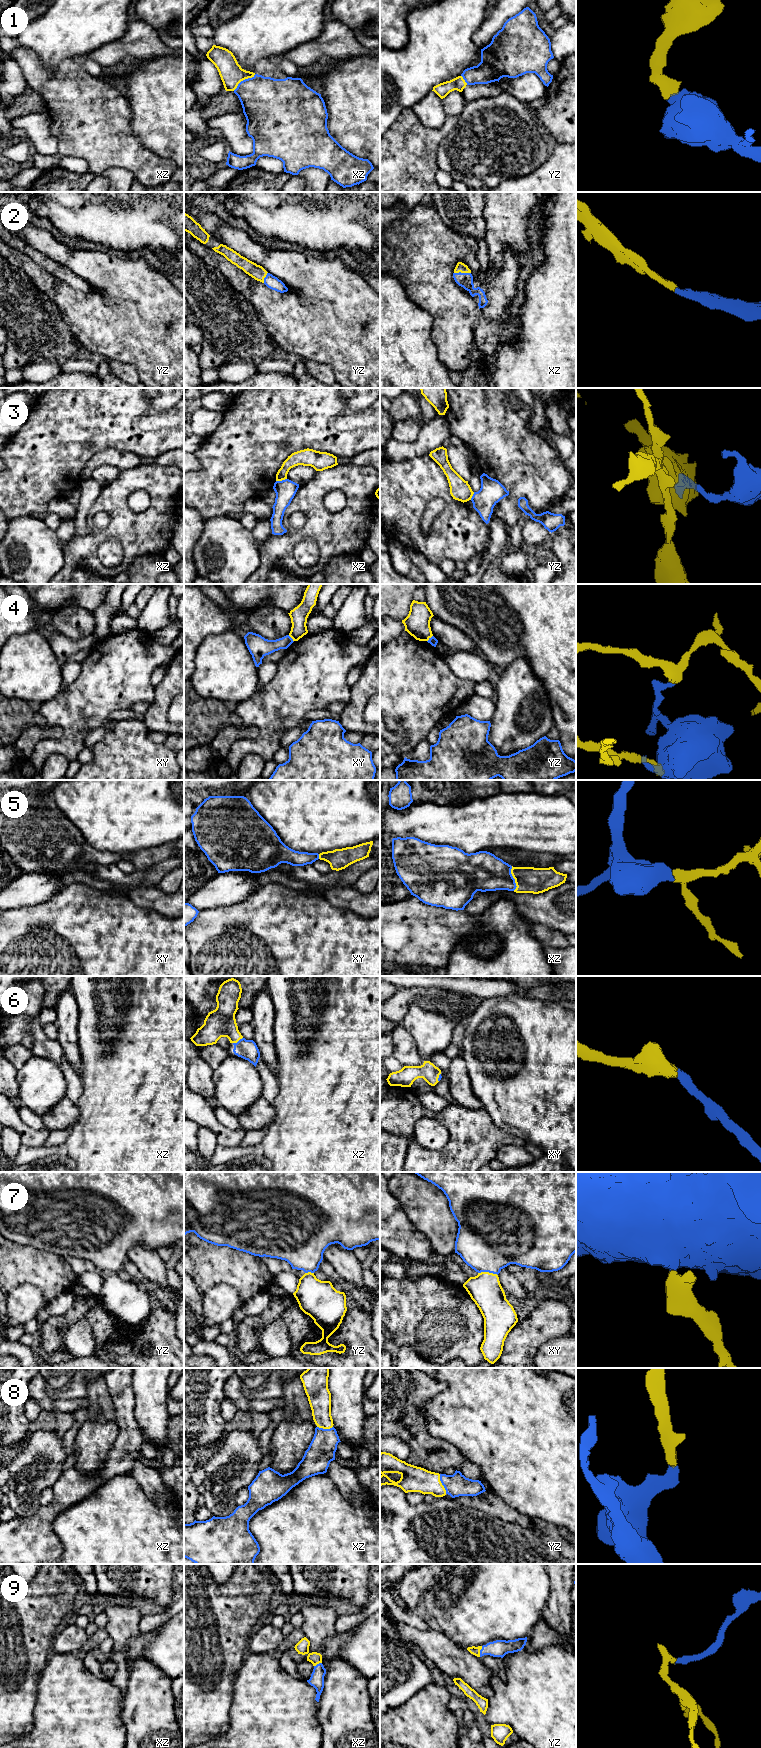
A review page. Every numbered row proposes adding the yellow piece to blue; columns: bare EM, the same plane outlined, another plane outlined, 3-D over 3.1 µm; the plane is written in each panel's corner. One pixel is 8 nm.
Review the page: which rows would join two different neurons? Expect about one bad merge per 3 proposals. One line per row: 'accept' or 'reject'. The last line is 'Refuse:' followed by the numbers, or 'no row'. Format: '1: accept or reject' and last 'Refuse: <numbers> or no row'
1: accept
2: accept
3: reject
4: reject
5: accept
6: accept
7: accept
8: accept
9: accept
Refuse: 3, 4

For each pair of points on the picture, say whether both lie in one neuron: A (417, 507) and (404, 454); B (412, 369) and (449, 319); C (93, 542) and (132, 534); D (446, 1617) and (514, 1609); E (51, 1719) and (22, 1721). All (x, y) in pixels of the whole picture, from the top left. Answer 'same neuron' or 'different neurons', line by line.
A: different neurons
B: different neurons
C: same neuron
D: same neuron
E: different neurons

